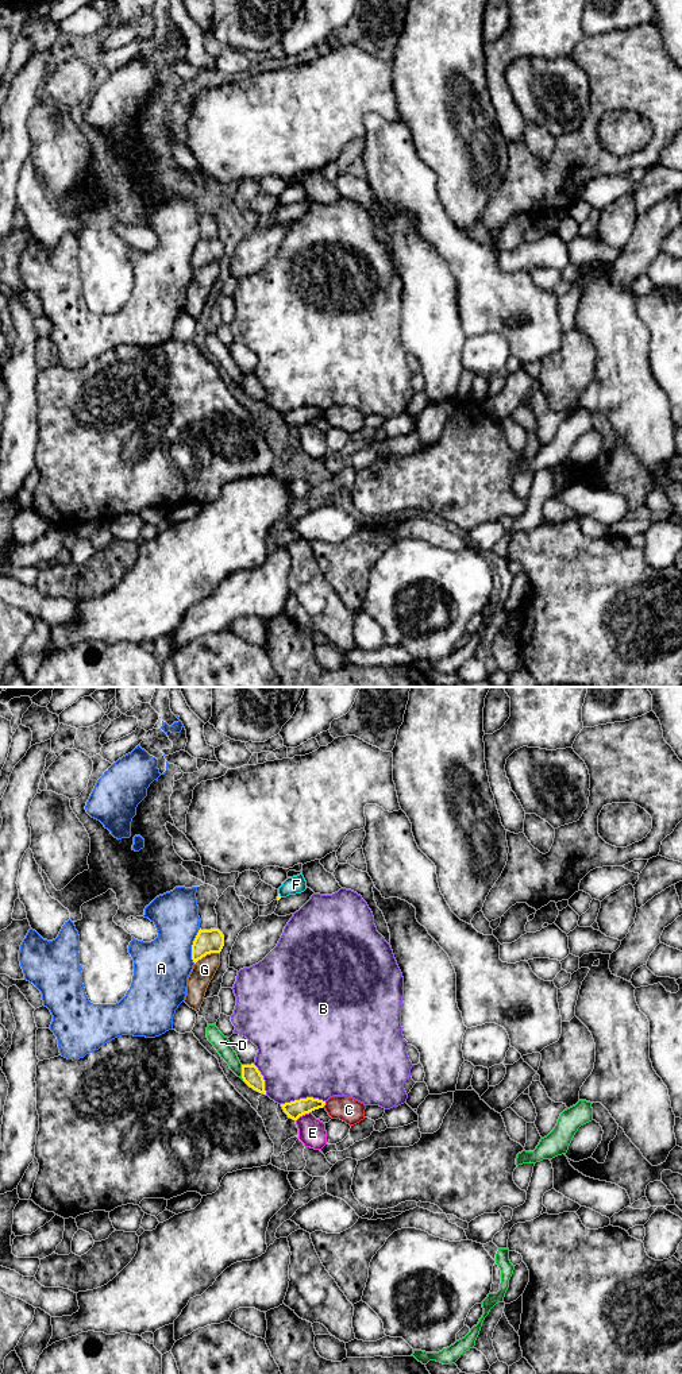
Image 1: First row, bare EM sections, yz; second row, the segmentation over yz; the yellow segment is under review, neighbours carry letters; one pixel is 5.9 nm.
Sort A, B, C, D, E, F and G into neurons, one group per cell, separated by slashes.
A / B / C / D / E / F / G

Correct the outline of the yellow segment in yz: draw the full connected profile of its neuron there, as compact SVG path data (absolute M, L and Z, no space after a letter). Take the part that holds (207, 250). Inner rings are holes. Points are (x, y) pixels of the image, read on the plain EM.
M219 238L199 239L192 254L192 269L199 269L211 262L220 262L224 255L224 244Z

